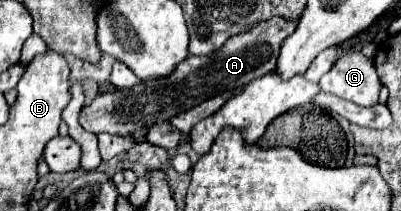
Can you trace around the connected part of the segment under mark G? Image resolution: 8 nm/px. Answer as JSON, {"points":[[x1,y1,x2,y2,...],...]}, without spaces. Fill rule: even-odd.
{"points":[[343,53,319,81,323,91,357,105,375,105,379,101,381,81,373,59,363,53]]}

